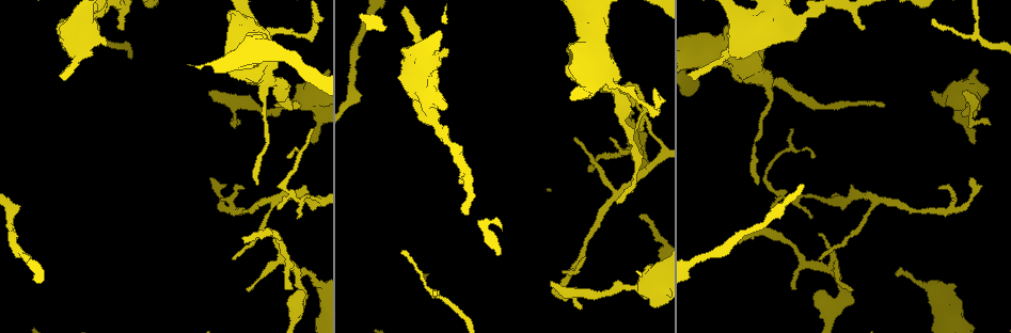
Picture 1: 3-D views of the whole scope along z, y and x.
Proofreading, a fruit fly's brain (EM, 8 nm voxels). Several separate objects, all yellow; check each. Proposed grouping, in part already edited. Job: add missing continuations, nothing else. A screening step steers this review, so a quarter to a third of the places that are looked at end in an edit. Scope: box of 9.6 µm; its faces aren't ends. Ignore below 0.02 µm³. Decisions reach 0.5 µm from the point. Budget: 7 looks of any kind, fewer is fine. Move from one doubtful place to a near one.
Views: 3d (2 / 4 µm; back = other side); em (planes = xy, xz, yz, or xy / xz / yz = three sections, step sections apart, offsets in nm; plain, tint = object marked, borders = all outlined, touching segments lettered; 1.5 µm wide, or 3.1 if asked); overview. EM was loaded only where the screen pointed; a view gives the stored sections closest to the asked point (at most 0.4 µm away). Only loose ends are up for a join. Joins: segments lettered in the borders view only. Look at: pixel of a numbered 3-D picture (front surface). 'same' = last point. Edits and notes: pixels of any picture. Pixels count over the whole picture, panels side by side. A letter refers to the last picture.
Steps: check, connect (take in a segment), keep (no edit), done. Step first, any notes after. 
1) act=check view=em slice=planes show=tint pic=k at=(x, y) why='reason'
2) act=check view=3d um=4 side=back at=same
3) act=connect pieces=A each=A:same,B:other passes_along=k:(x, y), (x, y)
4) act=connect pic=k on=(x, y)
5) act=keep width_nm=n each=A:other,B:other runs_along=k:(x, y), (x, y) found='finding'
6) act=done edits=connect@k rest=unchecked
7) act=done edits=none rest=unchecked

act=check view=3d um=4 pic=1 at=(899, 270) why='thin end'

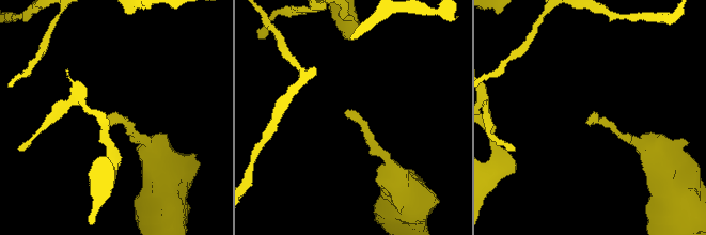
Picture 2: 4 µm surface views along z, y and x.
act=check view=em slice=planes show=plain pic=2 at=(591, 119) why='now the EM'

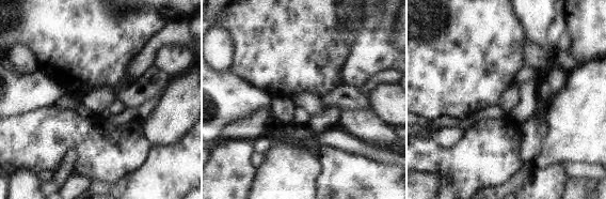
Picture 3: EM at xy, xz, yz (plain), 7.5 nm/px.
act=check view=em slice=planes show=borders at=same

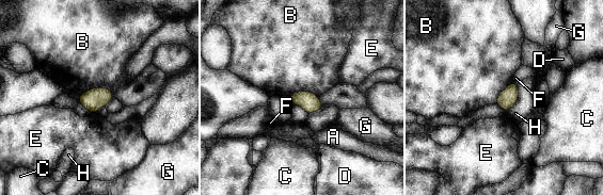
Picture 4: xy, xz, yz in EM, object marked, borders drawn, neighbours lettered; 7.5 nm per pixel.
act=keep width_nm=140 each=A:other,B:other,C:other,D:other,E:other,F:other,G:other,H:other border=4:(113, 93), (92, 87), (80, 95) found='no lettered segment goes on from it'

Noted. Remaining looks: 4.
act=check view=3d um=4 pic=1 at=(277, 207) why='an open end'

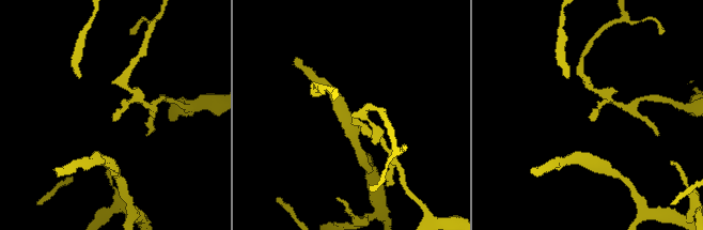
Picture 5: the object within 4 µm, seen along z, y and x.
act=check view=em slice=xz step=4 show=tint pic=5 at=(112, 121)

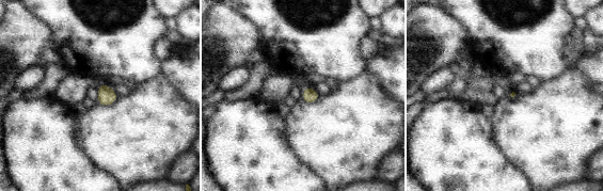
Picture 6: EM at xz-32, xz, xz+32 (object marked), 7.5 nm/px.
act=check view=em slice=planes show=borders at=same

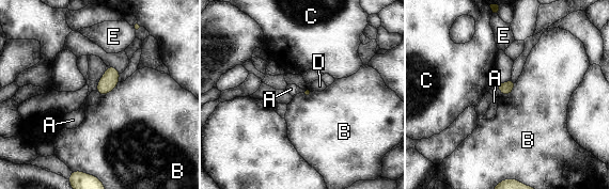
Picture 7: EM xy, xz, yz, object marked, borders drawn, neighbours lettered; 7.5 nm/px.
act=keep each=A:other,B:other,C:other,D:other,E:other border=7:(119, 82), (105, 94), (95, 91) found='no lettered segment goes on from it'

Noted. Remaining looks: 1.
act=check view=em slice=planes show=borders pic=1 at=(462, 181) why='branch stops here'

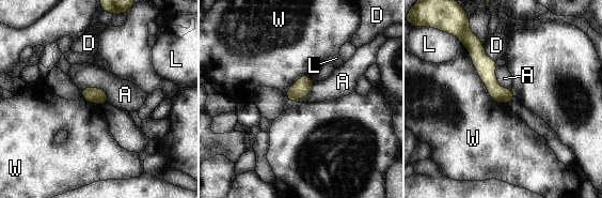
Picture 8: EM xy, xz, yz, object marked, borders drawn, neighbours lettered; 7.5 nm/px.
act=keep width_nm=120 each=A:other,D:other,L:other,W:other border=8:(462, 43), (488, 94), (507, 104) found='none of them fits'

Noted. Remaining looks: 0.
act=done edits=none rest=unchecked

